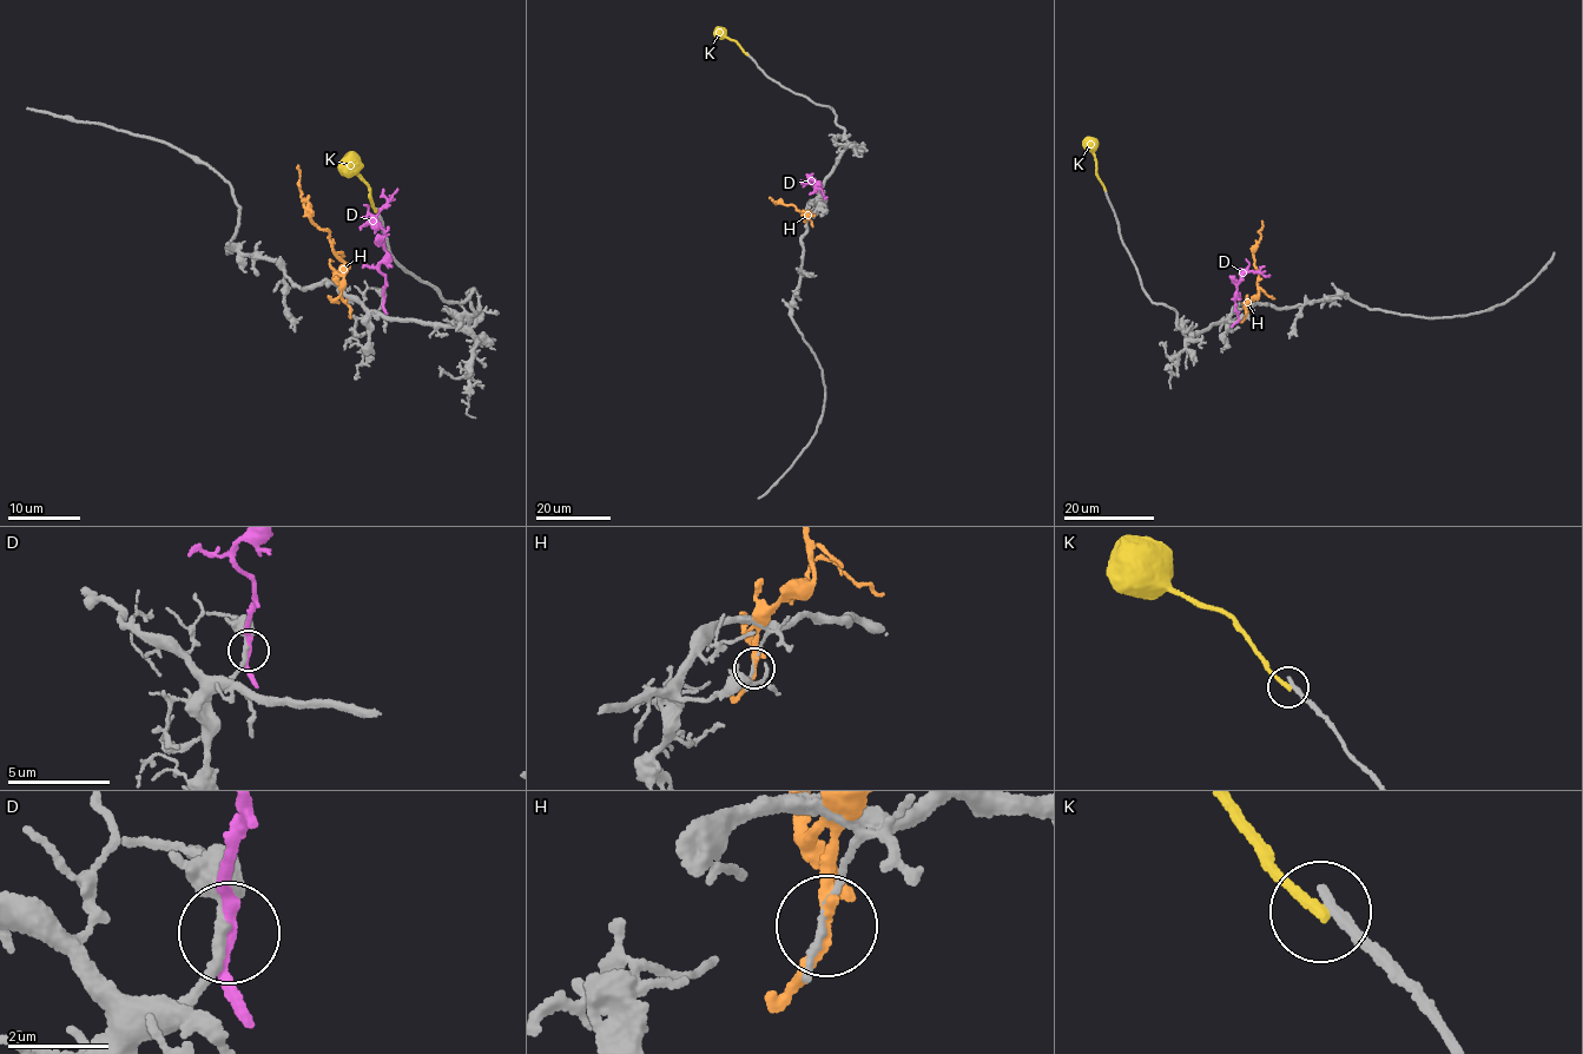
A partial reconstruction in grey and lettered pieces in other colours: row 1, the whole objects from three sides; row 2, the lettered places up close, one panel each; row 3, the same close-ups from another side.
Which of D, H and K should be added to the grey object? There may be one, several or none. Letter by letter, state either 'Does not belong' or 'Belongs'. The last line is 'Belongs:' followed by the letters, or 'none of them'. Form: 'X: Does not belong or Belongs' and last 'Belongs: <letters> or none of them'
D: Does not belong
H: Does not belong
K: Does not belong
Belongs: none of them

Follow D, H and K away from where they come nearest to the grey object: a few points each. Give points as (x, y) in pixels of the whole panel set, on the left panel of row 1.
D: (383, 301), (386, 275), (378, 270), (386, 255), (377, 216), (393, 199), (390, 195)
H: (347, 304), (342, 298), (341, 262), (332, 249), (329, 231), (311, 219), (299, 192), (297, 166)
K: (376, 210), (369, 197), (369, 184), (357, 172), (358, 159), (348, 155)

